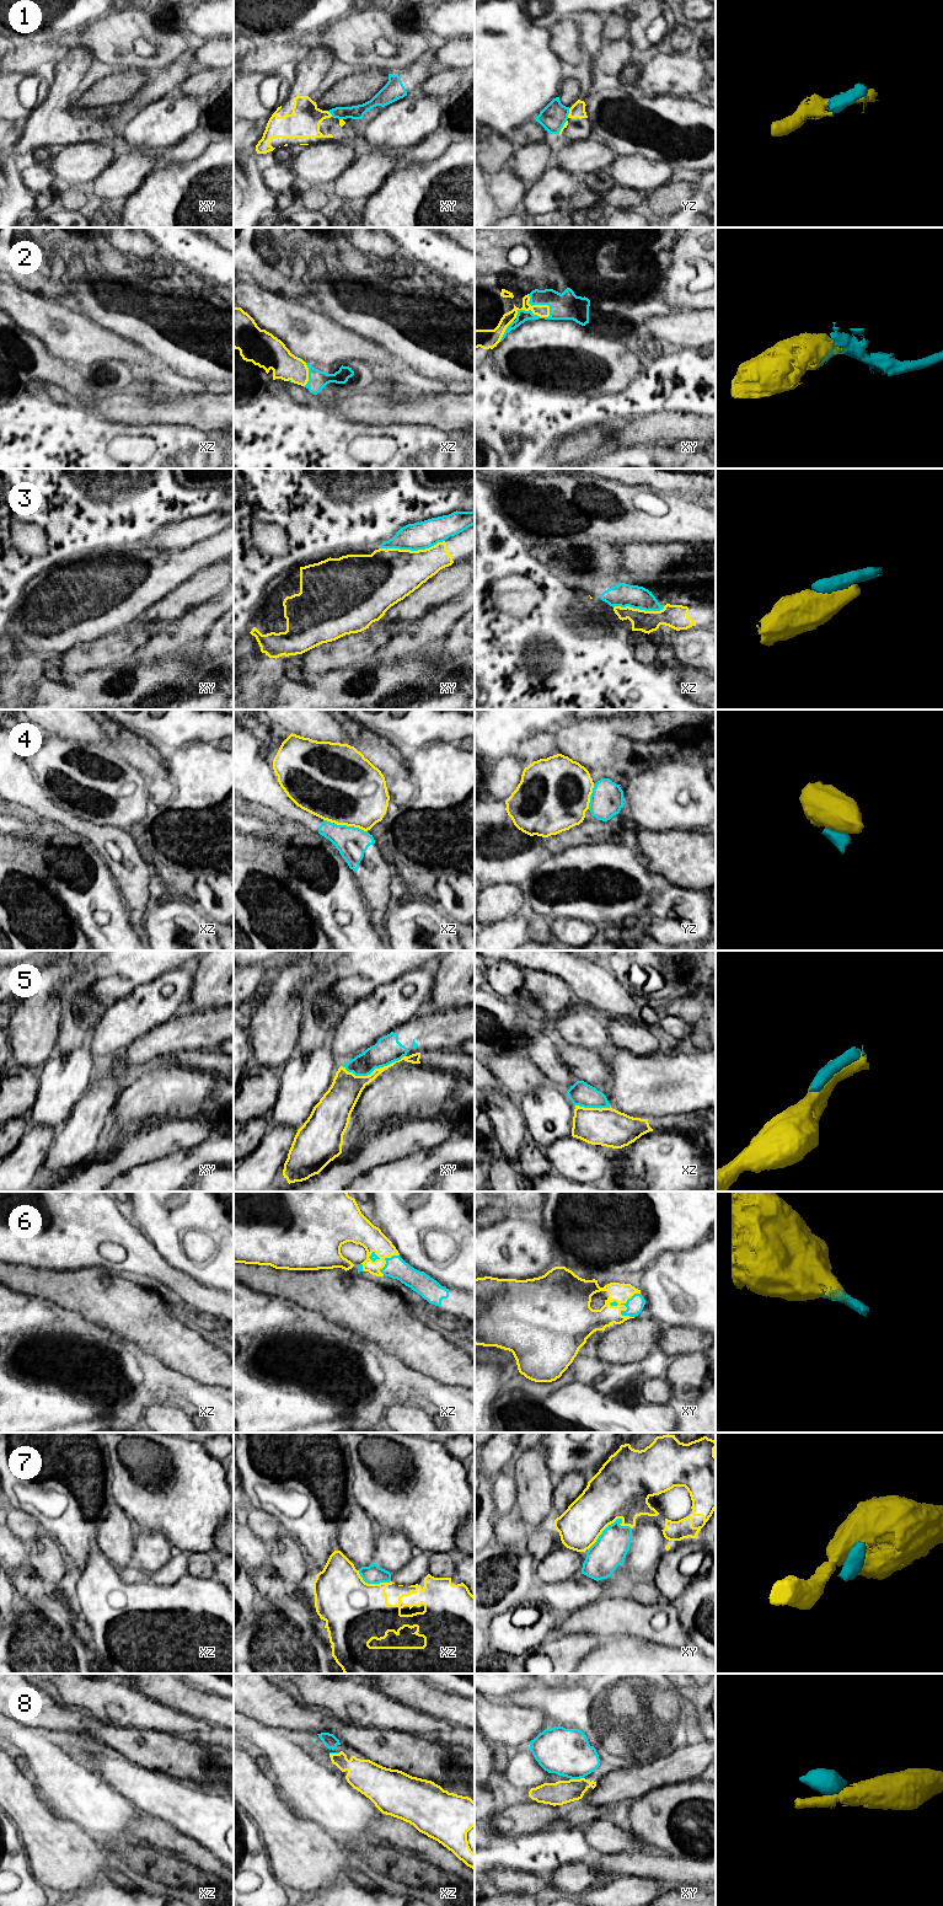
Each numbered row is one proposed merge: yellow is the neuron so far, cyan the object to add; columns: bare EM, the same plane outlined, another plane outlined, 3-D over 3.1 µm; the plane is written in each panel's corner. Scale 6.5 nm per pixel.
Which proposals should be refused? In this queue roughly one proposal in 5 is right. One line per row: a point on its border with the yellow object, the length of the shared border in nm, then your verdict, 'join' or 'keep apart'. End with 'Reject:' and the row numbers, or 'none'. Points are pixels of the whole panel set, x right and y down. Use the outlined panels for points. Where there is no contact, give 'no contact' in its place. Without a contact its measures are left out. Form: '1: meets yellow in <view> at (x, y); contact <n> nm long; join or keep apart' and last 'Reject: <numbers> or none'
1: meets yellow in yz at (569, 113); contact 70 nm long; keep apart
2: meets yellow in xy at (534, 314); contact 240 nm long; join
3: meets yellow in xy at (412, 551); contact 420 nm long; keep apart
4: meets yellow in xz at (351, 825); contact 220 nm long; keep apart
5: meets yellow in xy at (374, 1070); contact 420 nm long; keep apart
6: meets yellow in xy at (623, 1302); contact 220 nm long; join
7: meets yellow in xy at (609, 1524); contact 320 nm long; keep apart
8: meets yellow in xy at (577, 1779); contact 90 nm long; keep apart
Reject: 1, 3, 4, 5, 7, 8

